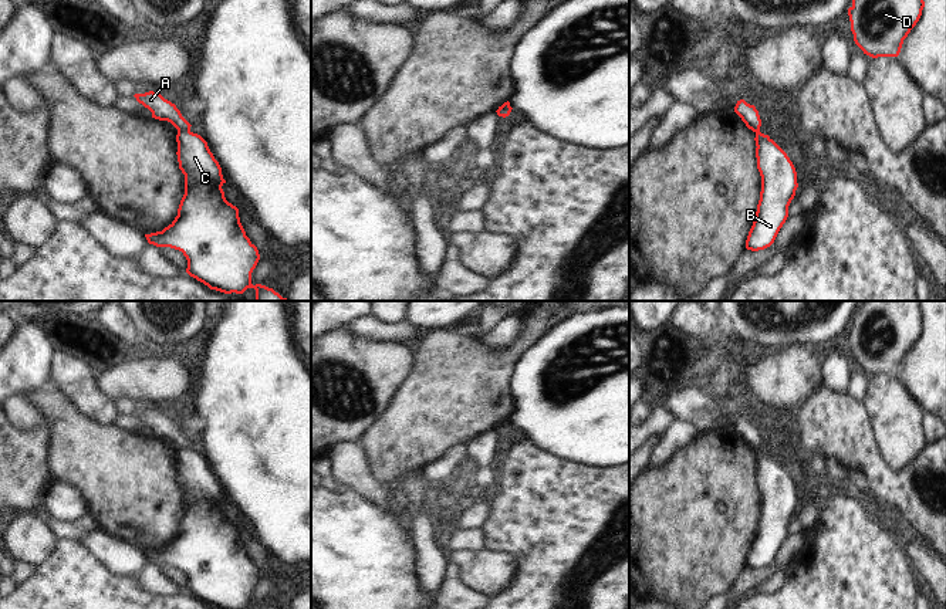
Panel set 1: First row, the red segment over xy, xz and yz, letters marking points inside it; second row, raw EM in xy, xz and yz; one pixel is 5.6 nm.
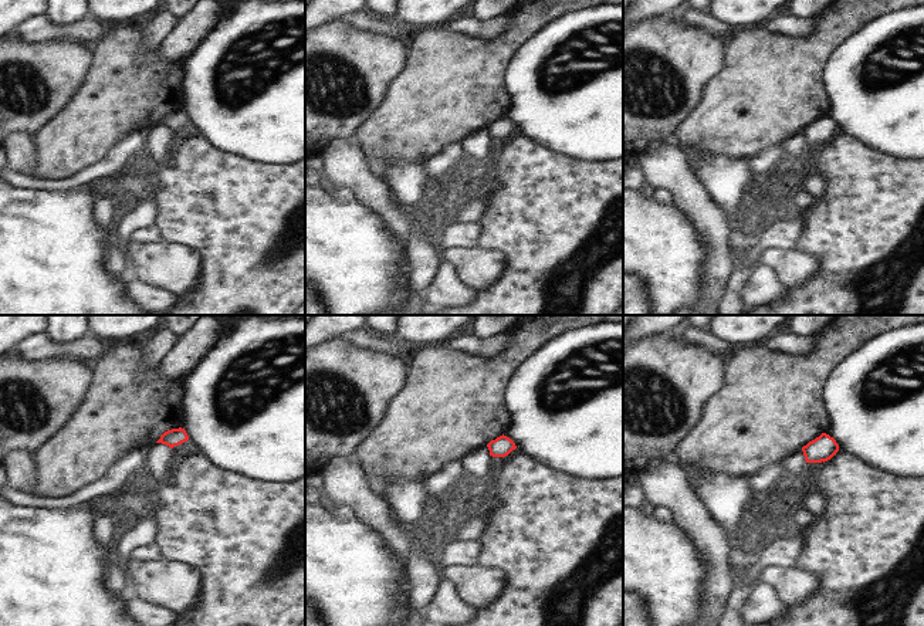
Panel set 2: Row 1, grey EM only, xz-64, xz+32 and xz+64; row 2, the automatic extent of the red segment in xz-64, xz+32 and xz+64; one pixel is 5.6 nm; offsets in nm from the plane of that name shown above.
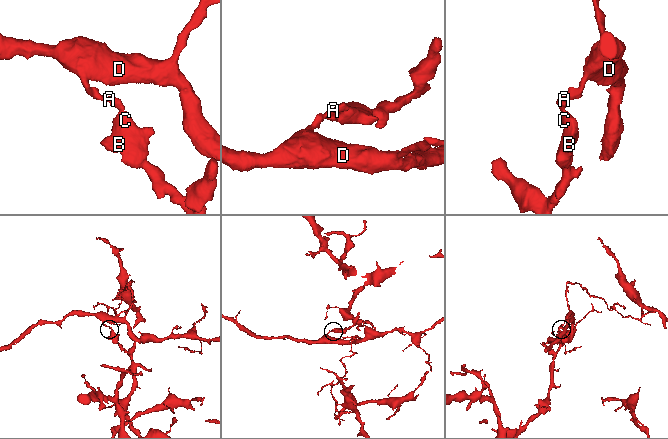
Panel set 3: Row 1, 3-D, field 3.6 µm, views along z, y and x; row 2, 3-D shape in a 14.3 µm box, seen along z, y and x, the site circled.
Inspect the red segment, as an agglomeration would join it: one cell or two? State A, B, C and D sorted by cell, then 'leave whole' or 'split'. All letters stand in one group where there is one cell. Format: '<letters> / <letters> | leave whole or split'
A D / B C | split

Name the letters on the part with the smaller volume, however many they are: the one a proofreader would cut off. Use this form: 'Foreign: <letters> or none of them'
Foreign: A, D

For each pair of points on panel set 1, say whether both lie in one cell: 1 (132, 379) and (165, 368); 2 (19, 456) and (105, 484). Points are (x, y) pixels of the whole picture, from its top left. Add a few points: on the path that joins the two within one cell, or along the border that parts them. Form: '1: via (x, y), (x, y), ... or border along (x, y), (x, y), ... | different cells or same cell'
1: via (141, 379), (156, 376) | same cell
2: border along (47, 432), (47, 469), (53, 479) | different cells

